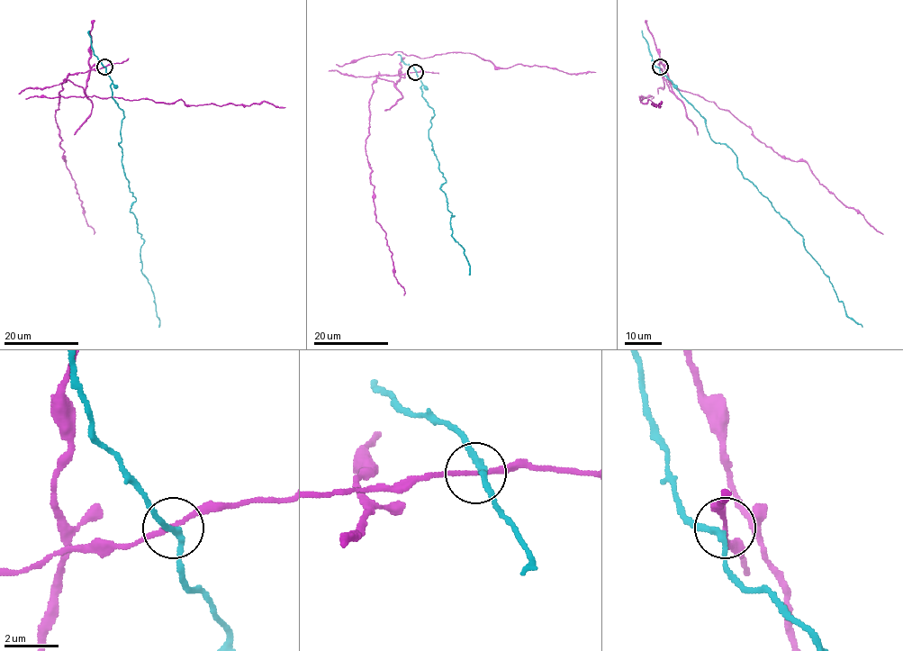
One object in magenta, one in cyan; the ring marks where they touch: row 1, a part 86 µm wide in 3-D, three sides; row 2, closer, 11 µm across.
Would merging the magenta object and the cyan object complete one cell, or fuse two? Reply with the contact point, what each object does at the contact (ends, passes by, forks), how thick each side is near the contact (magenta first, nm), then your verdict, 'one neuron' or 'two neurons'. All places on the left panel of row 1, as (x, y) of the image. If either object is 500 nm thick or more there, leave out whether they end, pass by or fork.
place (104, 67); magenta passes by; cyan passes by; calibres 150 and 200 nm; two neurons

